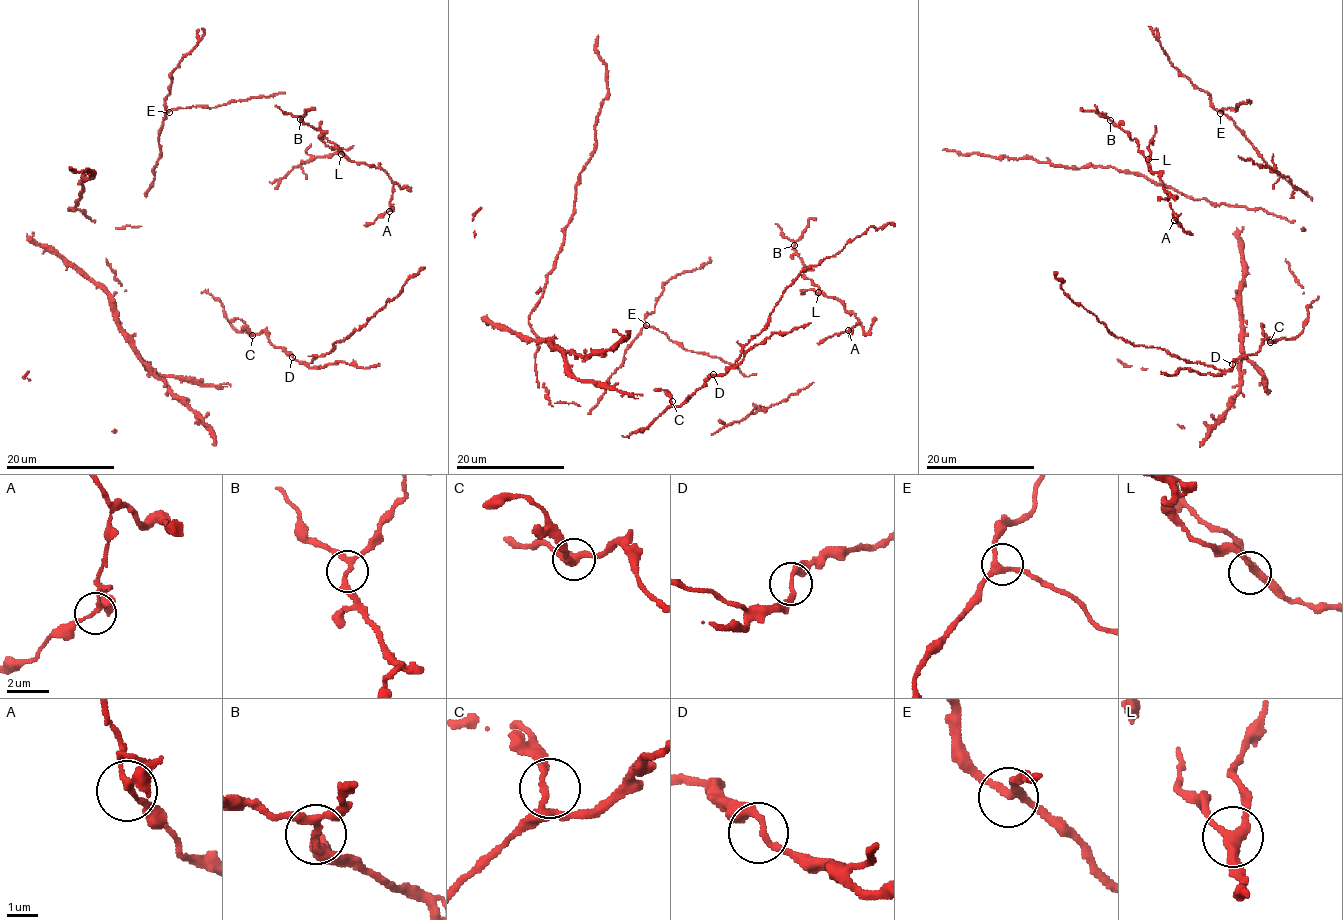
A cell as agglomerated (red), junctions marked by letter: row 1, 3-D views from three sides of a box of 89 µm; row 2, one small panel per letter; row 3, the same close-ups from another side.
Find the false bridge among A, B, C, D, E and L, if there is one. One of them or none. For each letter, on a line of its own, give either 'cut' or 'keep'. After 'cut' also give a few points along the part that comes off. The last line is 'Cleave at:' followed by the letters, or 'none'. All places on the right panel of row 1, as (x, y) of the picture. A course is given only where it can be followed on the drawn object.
A: keep
B: keep
C: keep
D: keep
E: keep
L: keep
Cleave at: none

